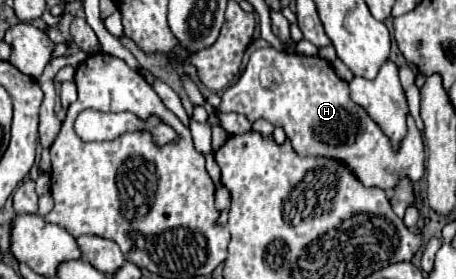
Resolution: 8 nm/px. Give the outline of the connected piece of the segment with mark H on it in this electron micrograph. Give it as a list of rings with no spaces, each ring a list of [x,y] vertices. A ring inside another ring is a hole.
[[[271,46],[255,50],[241,78],[223,92],[219,112],[235,112],[249,122],[263,118],[273,126],[281,126],[299,156],[335,158],[343,162],[363,186],[391,190],[399,178],[411,178],[415,184],[425,172],[423,136],[417,130],[413,116],[407,116],[407,134],[399,148],[393,150],[391,140],[383,130],[379,130],[369,114],[351,100],[349,84],[319,56],[289,54]],[[275,70],[281,76],[279,82],[275,82]]]

